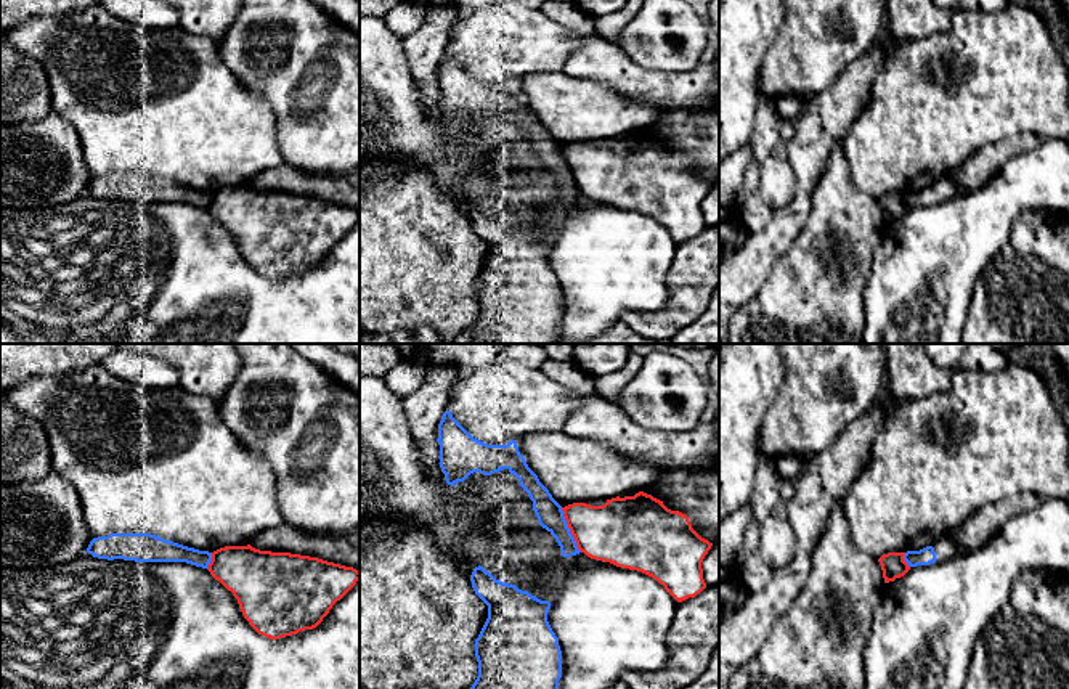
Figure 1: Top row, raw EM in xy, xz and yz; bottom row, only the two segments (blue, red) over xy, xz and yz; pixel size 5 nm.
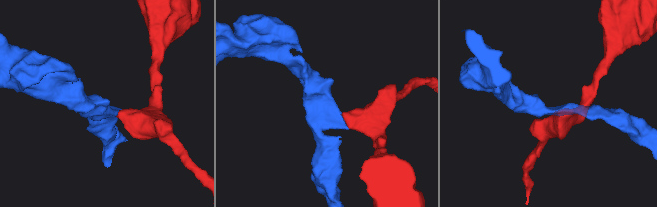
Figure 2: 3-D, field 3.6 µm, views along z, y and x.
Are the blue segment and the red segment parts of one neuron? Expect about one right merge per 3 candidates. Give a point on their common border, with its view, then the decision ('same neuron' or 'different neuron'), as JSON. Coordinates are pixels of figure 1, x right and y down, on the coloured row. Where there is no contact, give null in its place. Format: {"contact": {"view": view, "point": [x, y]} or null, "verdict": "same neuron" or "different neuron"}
{"contact": {"view": "xz", "point": [569, 530]}, "verdict": "different neuron"}

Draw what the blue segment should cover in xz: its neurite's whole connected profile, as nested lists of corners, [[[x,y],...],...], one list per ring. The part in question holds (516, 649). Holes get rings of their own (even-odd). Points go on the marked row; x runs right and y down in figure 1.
[[[480,565],[474,569],[470,581],[488,605],[488,618],[475,639],[478,676],[470,689],[559,689],[562,650],[547,622],[551,602],[496,580]]]

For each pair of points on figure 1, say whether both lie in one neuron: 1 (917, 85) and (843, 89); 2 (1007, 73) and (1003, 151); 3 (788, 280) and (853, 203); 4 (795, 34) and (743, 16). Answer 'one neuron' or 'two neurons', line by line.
1: two neurons
2: two neurons
3: one neuron
4: two neurons

